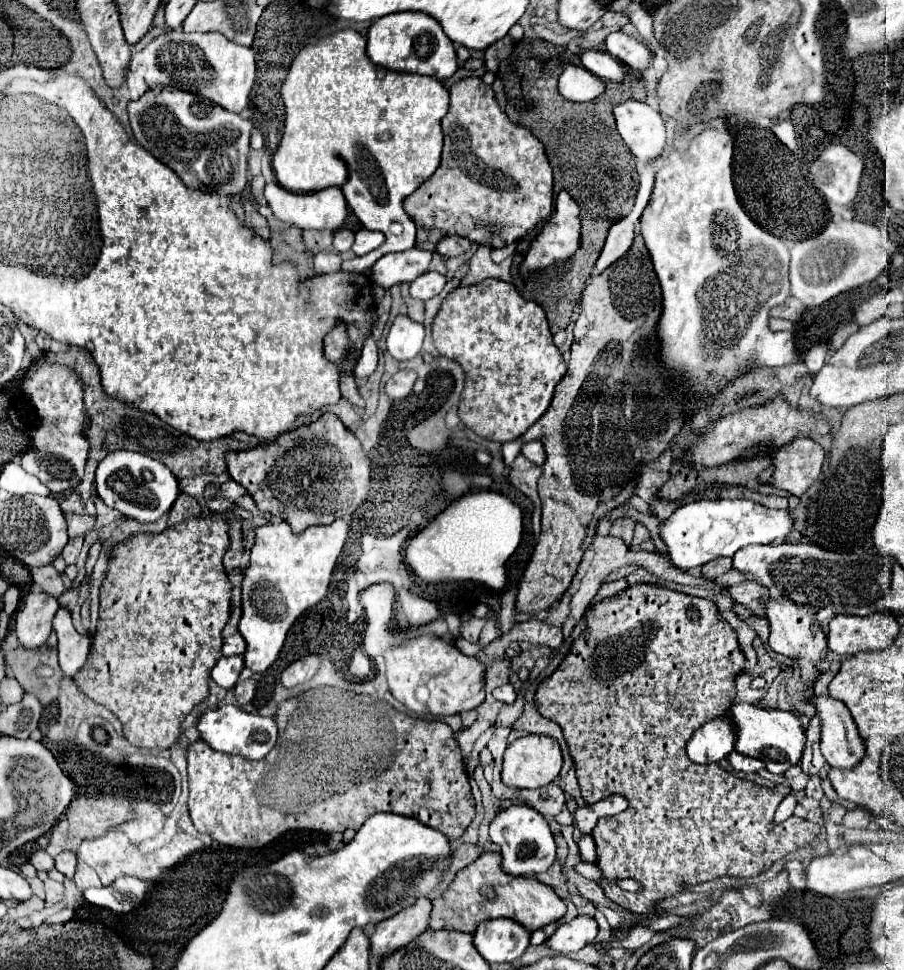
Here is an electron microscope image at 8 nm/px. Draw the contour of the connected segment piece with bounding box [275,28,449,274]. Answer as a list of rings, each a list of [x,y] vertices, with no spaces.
[[[345,28],[321,38],[317,44],[305,46],[297,54],[281,88],[281,98],[285,102],[285,130],[275,152],[277,166],[283,164],[285,168],[291,168],[299,158],[327,158],[327,166],[323,166],[321,174],[317,176],[317,186],[309,184],[305,190],[319,192],[329,186],[341,188],[349,208],[355,212],[361,224],[367,230],[385,232],[385,246],[381,246],[381,250],[357,256],[349,260],[349,264],[341,266],[343,272],[353,274],[361,274],[363,270],[371,268],[377,258],[387,252],[403,252],[413,248],[415,226],[405,214],[401,202],[439,166],[443,146],[439,122],[449,108],[449,92],[437,78],[409,72],[389,72],[389,68],[381,68],[369,60],[365,44],[367,40],[359,32]]]

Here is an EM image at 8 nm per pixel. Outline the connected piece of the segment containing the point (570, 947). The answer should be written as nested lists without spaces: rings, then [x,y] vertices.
[[[577,916],[575,920],[561,924],[551,938],[547,938],[547,946],[555,952],[555,954],[569,954],[569,952],[577,952],[583,946],[591,944],[593,938],[597,936],[597,924],[593,918],[587,916]]]

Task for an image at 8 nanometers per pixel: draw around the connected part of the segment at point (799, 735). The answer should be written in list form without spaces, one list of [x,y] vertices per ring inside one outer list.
[[[733,704],[727,714],[731,714],[733,722],[737,724],[735,750],[745,756],[763,760],[769,772],[785,774],[789,766],[795,766],[797,762],[803,760],[807,734],[805,734],[805,726],[801,724],[795,712],[769,710],[769,708],[761,708],[755,704]]]

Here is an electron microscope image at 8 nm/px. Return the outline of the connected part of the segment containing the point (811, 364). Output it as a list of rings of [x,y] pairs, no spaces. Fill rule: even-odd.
[[[815,344],[813,348],[807,350],[807,354],[803,356],[803,364],[807,366],[807,372],[813,376],[817,374],[823,364],[825,364],[825,356],[827,356],[827,346],[825,344]]]

